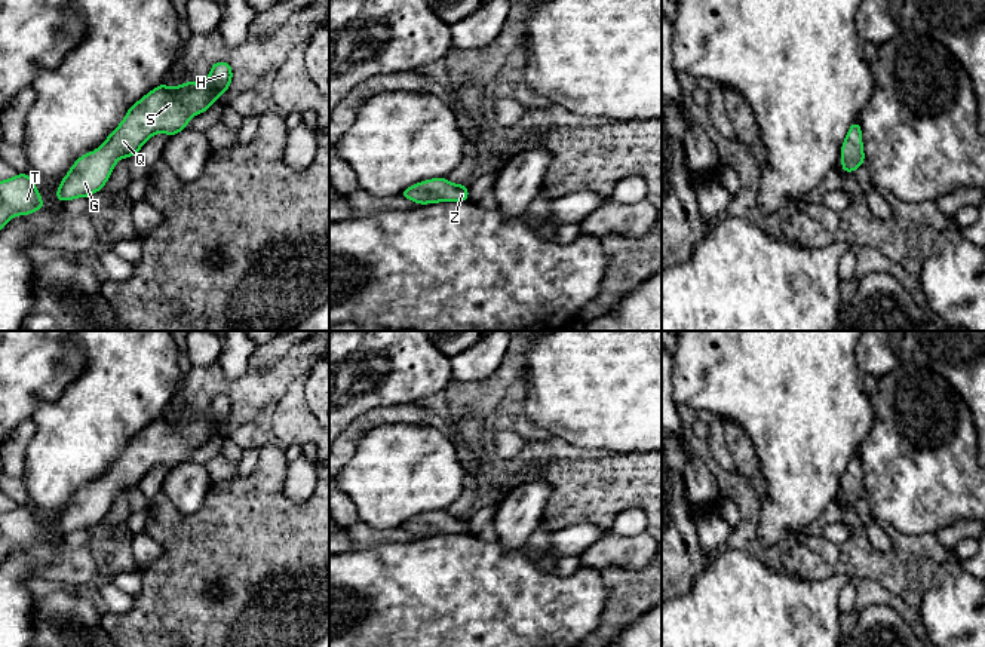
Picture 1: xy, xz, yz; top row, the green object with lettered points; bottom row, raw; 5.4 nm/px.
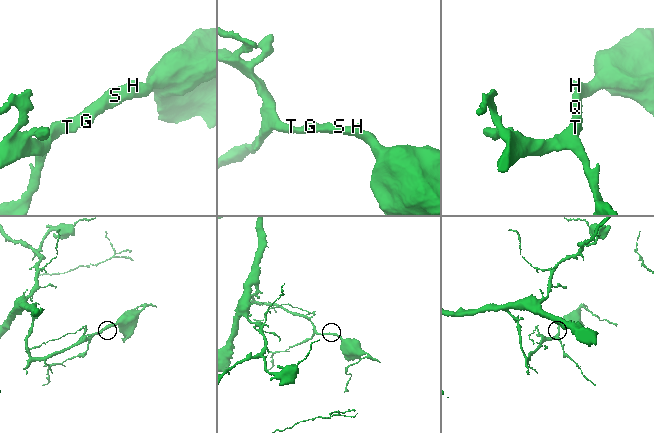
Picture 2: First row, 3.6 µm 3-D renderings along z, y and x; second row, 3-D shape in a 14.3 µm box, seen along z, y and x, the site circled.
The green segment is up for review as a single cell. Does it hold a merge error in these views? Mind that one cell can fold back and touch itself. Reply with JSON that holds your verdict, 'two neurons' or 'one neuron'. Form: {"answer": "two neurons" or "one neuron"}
{"answer": "one neuron"}

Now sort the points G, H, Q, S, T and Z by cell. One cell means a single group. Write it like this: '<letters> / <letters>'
G H Q S T Z

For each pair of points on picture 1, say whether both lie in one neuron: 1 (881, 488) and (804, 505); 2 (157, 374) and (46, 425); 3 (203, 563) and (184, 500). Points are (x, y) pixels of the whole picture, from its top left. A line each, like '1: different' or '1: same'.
1: different
2: same
3: different

